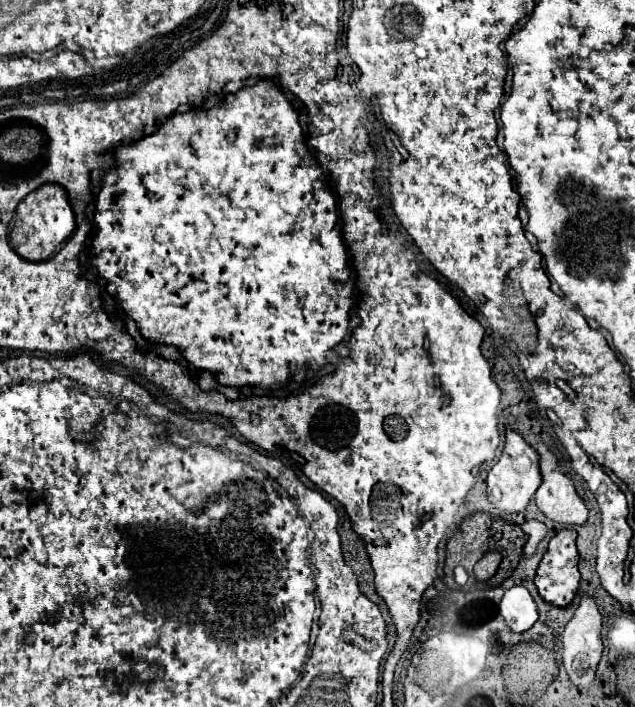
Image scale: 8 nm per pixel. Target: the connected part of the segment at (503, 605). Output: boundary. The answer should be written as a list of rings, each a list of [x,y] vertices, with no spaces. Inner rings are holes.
[[[520,585],[504,593],[500,601],[500,615],[504,617],[506,625],[514,633],[528,631],[538,619],[538,611],[536,611],[536,603],[532,595],[528,593],[526,587],[520,587]]]

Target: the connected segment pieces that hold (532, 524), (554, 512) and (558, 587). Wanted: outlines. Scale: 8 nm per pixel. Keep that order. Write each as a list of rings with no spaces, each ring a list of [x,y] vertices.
[[[526,521],[526,523],[522,525],[522,531],[528,535],[528,541],[526,541],[526,545],[524,545],[524,557],[528,559],[528,557],[534,555],[538,543],[544,539],[546,527],[544,527],[544,523],[540,523],[540,521]]]
[[[536,439],[536,451],[540,455],[540,471],[544,479],[536,491],[538,509],[548,519],[562,525],[586,523],[588,509],[578,497],[572,481],[558,469],[556,455],[544,445],[542,439]]]
[[[562,529],[550,539],[534,583],[546,603],[556,607],[568,607],[572,603],[580,583],[574,529]]]

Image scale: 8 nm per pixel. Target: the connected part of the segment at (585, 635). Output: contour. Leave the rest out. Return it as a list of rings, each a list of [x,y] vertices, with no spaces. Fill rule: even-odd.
[[[582,597],[574,617],[570,619],[570,623],[566,625],[564,633],[562,633],[562,659],[564,659],[564,667],[566,673],[570,677],[570,681],[578,687],[578,689],[588,689],[594,681],[596,675],[596,667],[602,655],[602,637],[600,637],[600,629],[602,629],[602,617],[598,613],[596,603],[590,597]]]

